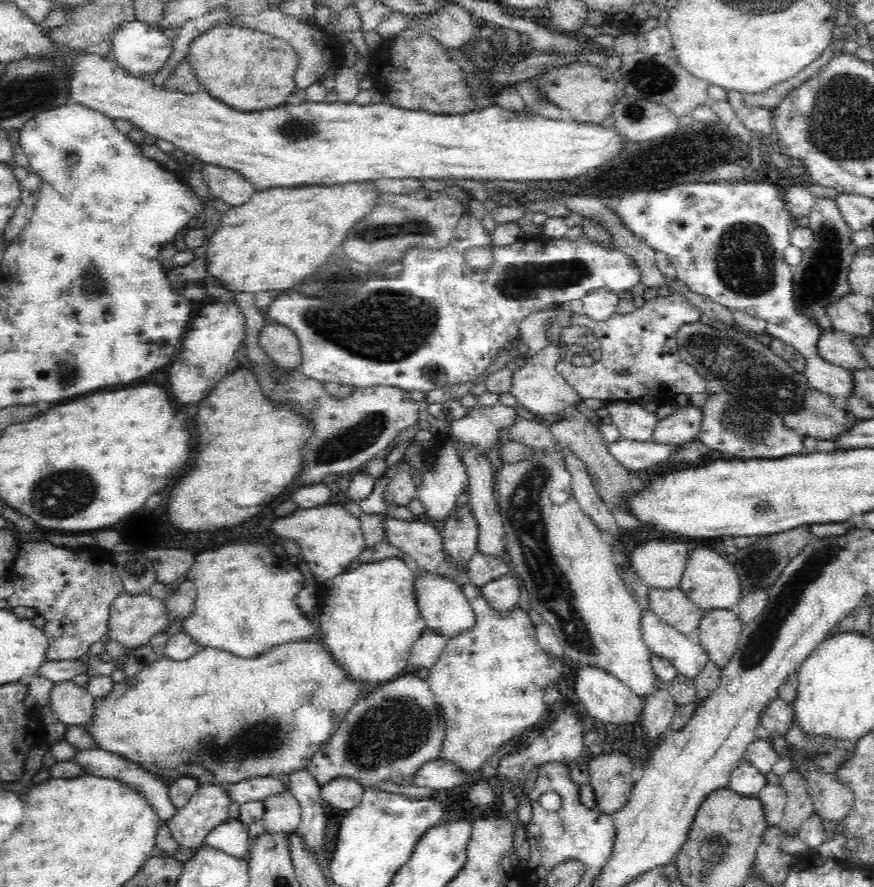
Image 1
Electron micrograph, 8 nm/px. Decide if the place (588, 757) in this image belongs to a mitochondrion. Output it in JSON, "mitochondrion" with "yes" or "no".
{"mitochondrion":"no"}

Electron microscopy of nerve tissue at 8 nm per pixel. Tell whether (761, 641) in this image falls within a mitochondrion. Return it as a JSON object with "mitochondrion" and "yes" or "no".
{"mitochondrion":"yes"}

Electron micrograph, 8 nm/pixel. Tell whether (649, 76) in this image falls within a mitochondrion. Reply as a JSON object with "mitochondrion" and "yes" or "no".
{"mitochondrion":"yes"}

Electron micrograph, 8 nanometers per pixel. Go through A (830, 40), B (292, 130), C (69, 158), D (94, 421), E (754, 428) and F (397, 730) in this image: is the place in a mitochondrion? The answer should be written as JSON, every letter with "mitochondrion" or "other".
{"A":"other","B":"mitochondrion","C":"mitochondrion","D":"other","E":"mitochondrion","F":"mitochondrion"}

